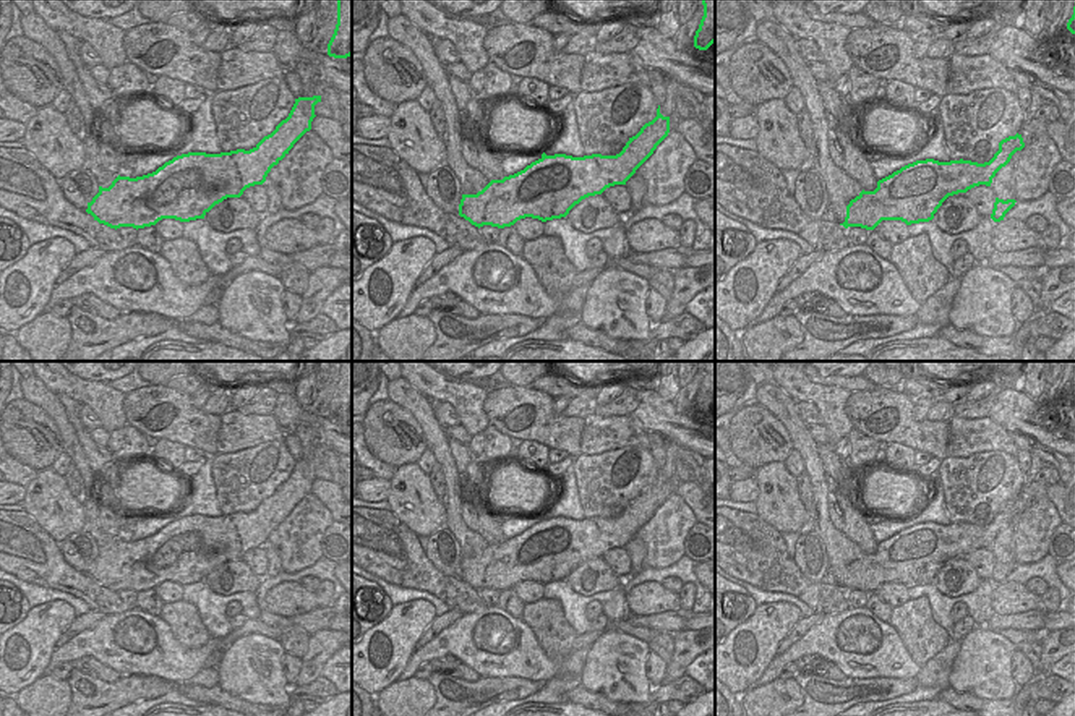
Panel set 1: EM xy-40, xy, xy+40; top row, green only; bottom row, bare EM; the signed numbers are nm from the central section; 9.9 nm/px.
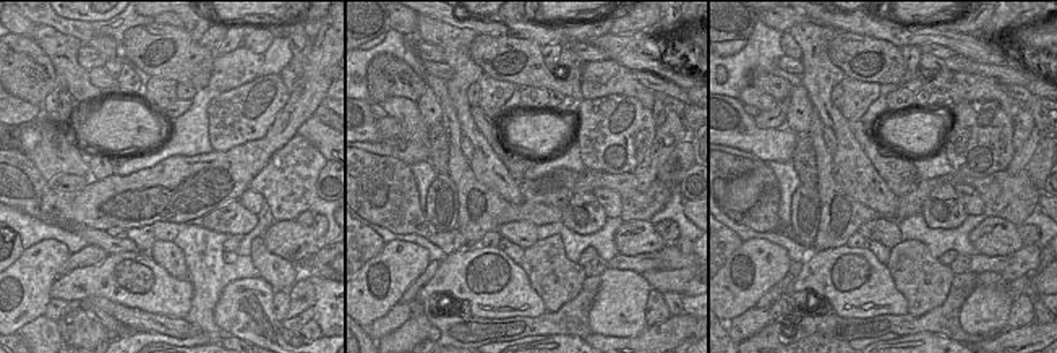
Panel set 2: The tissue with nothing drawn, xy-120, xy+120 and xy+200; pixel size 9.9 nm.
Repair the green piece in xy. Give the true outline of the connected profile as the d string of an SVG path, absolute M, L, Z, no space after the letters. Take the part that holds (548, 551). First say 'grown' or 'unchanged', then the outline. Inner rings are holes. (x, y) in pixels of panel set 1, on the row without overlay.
unchanged | M658 468L657 479L645 486L636 499L629 501L619 517L572 520L566 517L546 518L543 515L538 523L532 525L524 533L504 539L503 543L491 543L477 557L462 557L459 578L478 591L483 588L504 591L525 580L542 585L566 580L582 562L602 557L610 549L626 548L668 496L670 479L663 479Z

